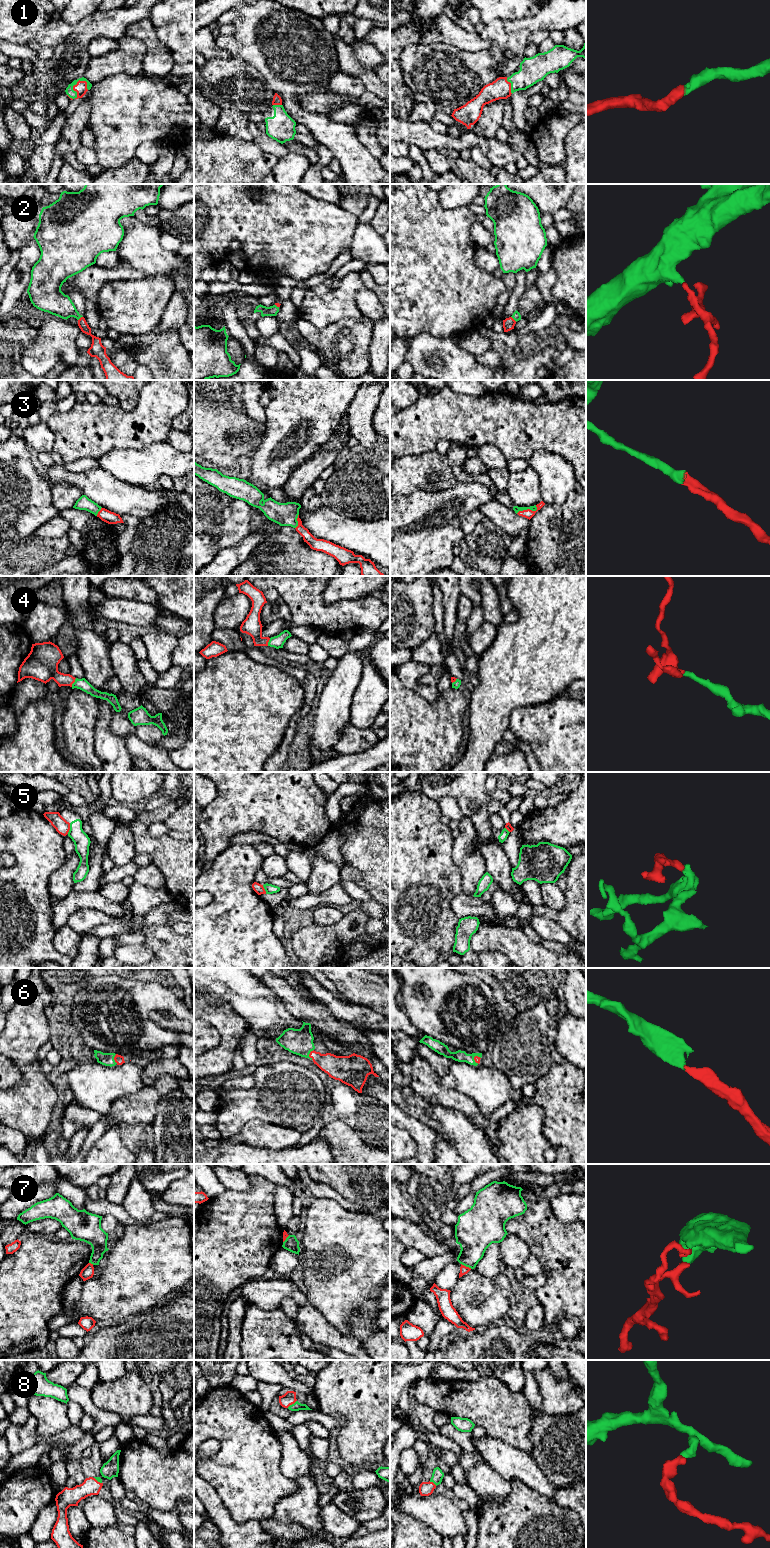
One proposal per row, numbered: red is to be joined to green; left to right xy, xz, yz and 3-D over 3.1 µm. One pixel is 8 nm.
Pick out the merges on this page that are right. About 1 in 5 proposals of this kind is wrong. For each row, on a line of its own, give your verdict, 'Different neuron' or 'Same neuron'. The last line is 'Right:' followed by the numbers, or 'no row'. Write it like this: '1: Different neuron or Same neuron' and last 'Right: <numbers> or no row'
1: Same neuron
2: Same neuron
3: Same neuron
4: Same neuron
5: Same neuron
6: Same neuron
7: Different neuron
8: Same neuron
Right: 1, 2, 3, 4, 5, 6, 8

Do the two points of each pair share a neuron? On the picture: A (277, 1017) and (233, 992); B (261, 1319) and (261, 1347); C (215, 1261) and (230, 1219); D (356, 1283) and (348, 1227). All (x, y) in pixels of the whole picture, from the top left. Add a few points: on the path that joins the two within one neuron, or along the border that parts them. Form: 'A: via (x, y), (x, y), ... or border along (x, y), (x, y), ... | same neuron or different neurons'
A: via (266, 1014), (244, 992) | same neuron
B: via (261, 1326), (261, 1340) | same neuron
C: via (219, 1251), (223, 1234), (228, 1229) | same neuron
D: via (353, 1269), (353, 1258), (348, 1251), (348, 1241) | same neuron

